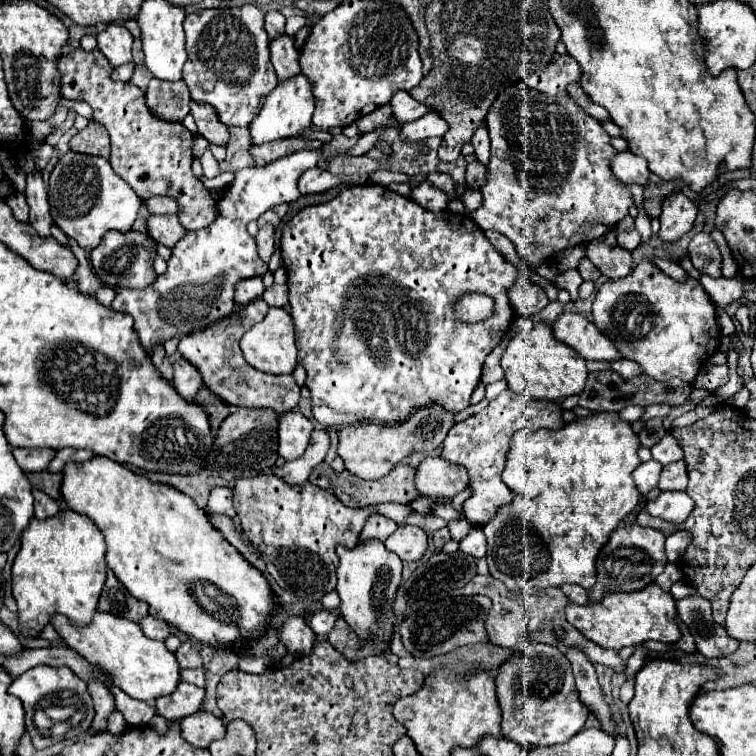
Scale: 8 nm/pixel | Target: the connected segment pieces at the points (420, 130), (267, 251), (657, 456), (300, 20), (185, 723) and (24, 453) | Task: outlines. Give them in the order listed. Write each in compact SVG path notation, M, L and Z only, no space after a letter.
M428 112L422 118L416 118L412 122L402 122L400 124L400 140L418 144L432 136L444 136L446 130L448 130L446 120L438 118L436 112Z
M264 224L260 228L260 232L256 234L256 242L258 242L258 254L264 262L270 260L272 252L274 252L274 226L272 224Z
M666 434L658 444L654 444L652 448L652 458L660 464L672 464L672 462L678 462L678 460L684 460L684 452L682 448L678 446L678 440L670 434Z
M304 15L291 16L286 20L285 33L288 35L295 35L296 32L302 28L307 22Z
M200 710L198 714L190 714L190 718L182 718L180 730L182 730L182 738L198 748L208 748L212 740L224 738L226 734L222 720L206 710Z
M14 448L14 458L24 472L42 472L48 462L52 460L54 450L28 450L28 448Z

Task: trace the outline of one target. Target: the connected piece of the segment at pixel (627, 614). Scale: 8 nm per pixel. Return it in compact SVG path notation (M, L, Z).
M658 584L644 586L638 592L606 592L600 602L588 602L586 606L574 606L574 602L566 606L566 618L574 628L578 628L588 640L596 642L598 646L614 650L620 650L624 646L636 646L646 640L678 642L682 634L674 622L674 616L676 600Z

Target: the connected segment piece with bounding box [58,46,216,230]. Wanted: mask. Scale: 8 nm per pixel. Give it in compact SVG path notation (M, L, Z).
M82 46L76 48L72 54L66 54L62 60L58 60L60 66L60 92L64 98L68 100L82 100L86 104L92 106L94 110L94 120L100 122L108 134L110 134L110 142L112 142L112 154L110 154L110 164L116 170L118 176L122 176L140 198L152 198L152 196L172 196L178 200L180 204L180 222L186 230L202 230L206 226L210 226L210 222L214 222L216 218L216 200L212 198L212 194L208 192L208 188L194 178L192 174L192 132L182 124L182 122L168 122L162 120L158 116L154 116L148 106L146 106L146 94L130 84L130 82L116 82L112 80L112 70L110 62L106 62L106 56L100 50L92 50L86 52Z

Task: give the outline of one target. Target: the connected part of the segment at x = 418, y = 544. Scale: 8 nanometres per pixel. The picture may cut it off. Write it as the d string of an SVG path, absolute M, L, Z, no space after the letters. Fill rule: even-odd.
M400 526L390 538L386 538L386 548L396 552L404 562L420 560L426 552L428 538L426 532L418 526Z

